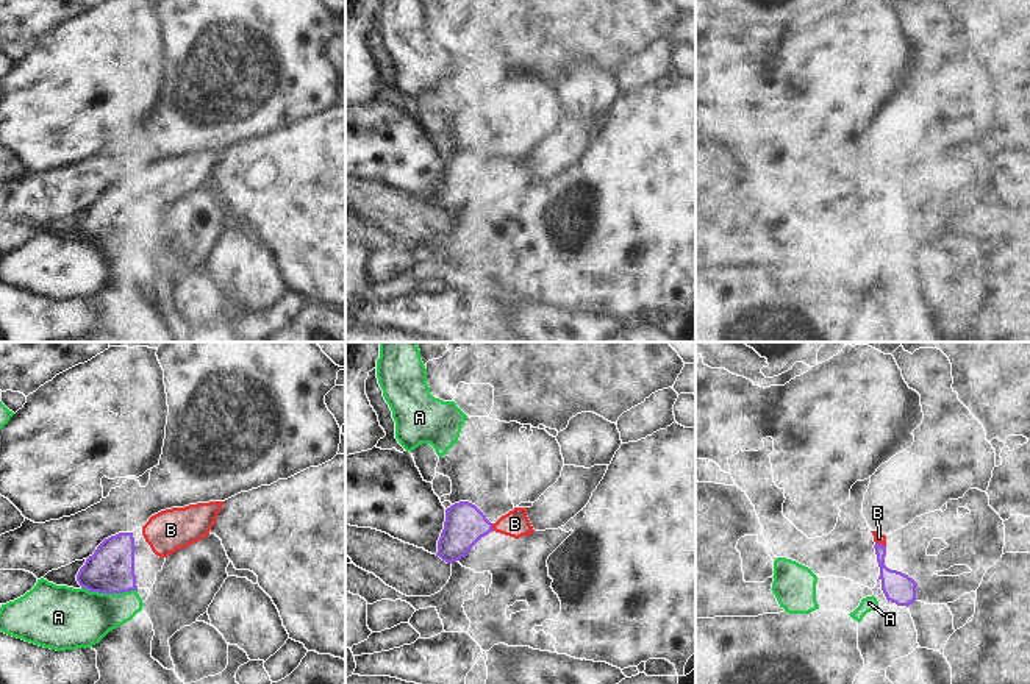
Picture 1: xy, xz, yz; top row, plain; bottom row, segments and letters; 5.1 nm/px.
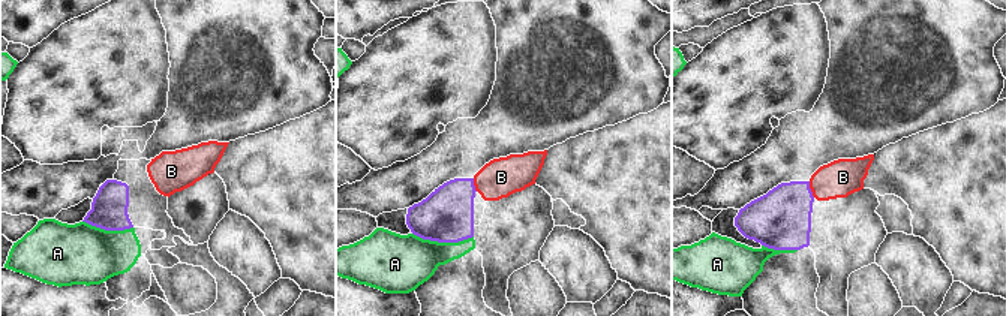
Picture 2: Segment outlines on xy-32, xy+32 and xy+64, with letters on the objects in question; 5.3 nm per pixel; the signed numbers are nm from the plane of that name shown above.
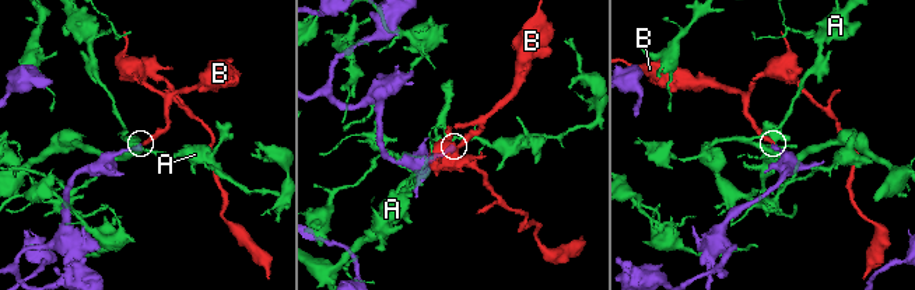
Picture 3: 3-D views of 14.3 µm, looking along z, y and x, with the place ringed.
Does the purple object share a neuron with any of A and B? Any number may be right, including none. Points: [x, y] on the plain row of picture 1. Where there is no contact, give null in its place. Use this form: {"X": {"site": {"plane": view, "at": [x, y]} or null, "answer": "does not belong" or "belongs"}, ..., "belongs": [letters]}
{"A": {"site": {"plane": "xy", "at": [110, 242]}, "answer": "does not belong"}, "B": {"site": {"plane": "yz", "at": [880, 194]}, "answer": "belongs"}, "belongs": ["B"]}

